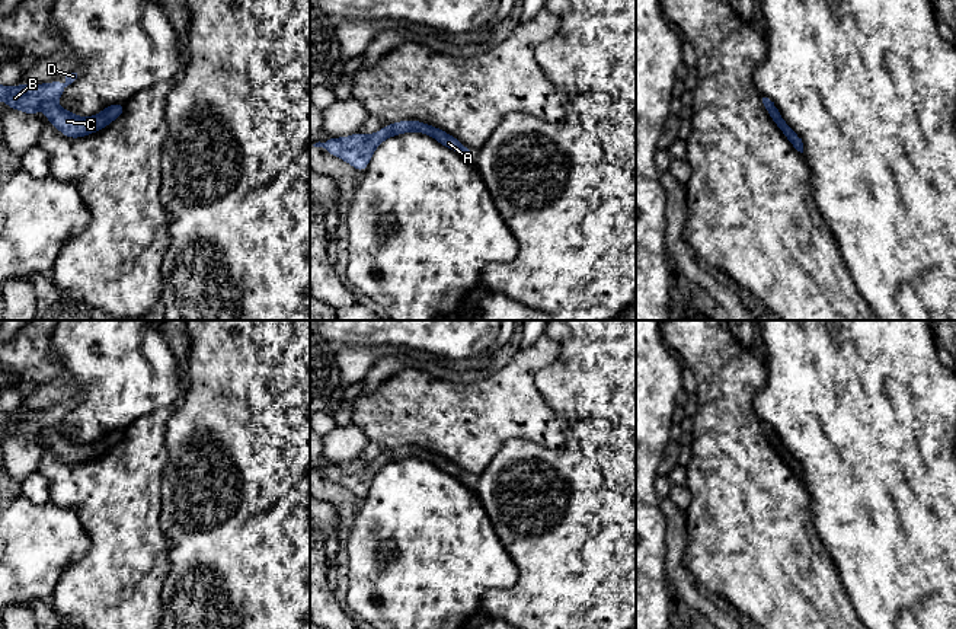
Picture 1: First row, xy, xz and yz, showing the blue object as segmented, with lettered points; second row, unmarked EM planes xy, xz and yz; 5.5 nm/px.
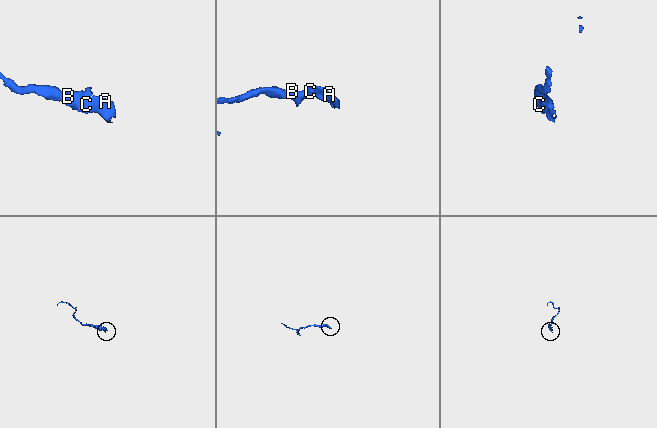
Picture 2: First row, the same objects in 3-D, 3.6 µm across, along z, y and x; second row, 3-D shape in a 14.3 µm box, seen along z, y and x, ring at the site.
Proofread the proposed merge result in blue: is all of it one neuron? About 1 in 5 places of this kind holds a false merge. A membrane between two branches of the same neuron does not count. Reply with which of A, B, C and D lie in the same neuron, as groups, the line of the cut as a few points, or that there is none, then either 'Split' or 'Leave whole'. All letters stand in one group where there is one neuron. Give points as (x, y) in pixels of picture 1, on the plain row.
Groups: A B C D. No split. Leave whole

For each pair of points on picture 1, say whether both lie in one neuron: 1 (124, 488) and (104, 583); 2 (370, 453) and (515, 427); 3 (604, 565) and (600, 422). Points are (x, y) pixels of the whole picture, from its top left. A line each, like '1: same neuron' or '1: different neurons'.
1: same neuron
2: same neuron
3: same neuron

